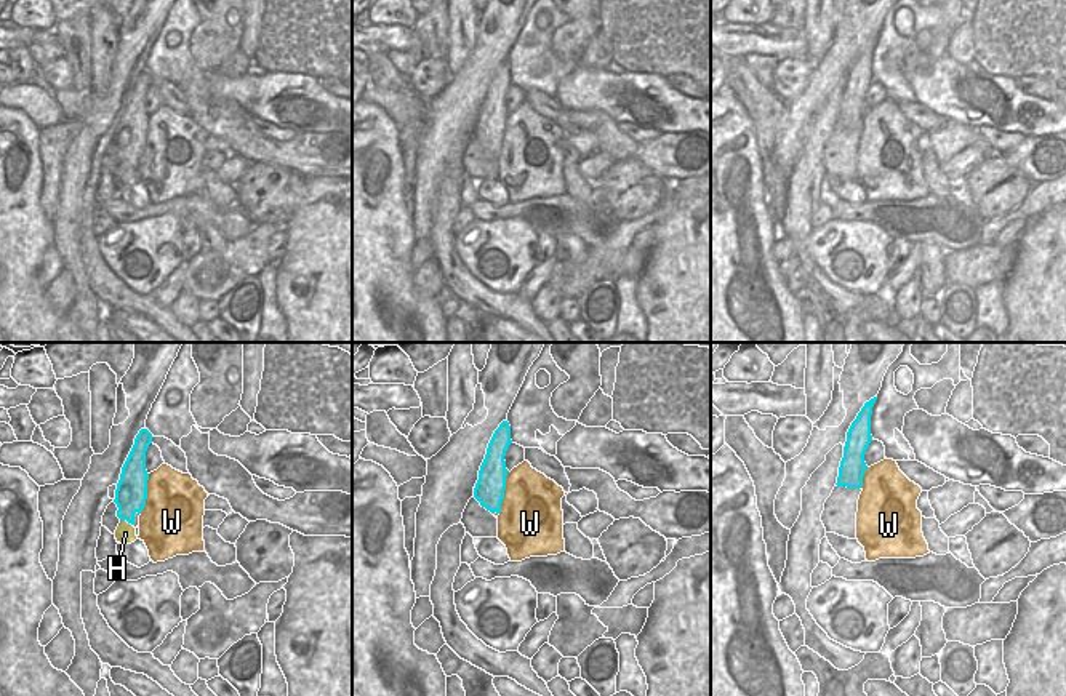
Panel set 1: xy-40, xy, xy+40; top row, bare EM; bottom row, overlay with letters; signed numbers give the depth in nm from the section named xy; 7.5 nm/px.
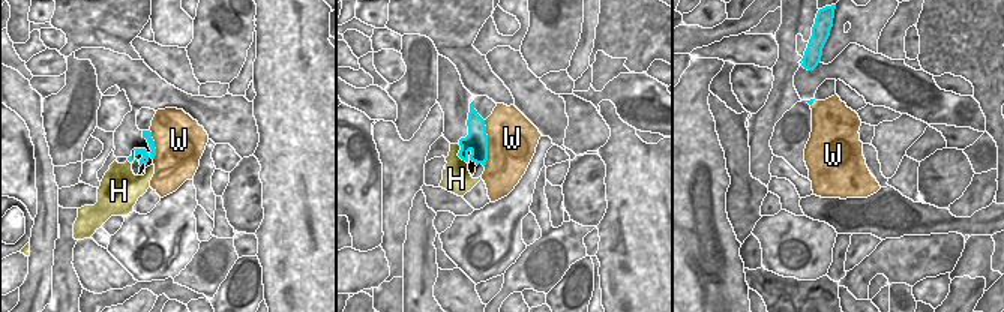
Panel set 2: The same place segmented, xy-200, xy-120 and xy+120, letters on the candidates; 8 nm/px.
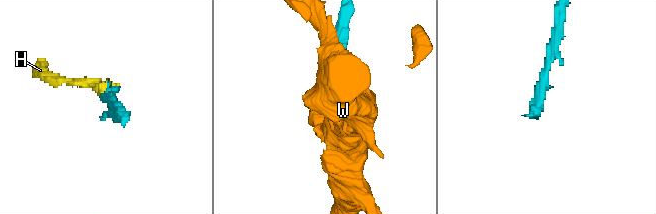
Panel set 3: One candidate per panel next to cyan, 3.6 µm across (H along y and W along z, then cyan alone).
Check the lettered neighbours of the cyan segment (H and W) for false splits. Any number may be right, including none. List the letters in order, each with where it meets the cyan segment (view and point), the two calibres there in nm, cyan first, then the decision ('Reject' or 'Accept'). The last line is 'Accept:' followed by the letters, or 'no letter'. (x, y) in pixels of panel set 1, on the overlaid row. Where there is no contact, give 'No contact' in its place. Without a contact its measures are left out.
H: Touches cyan at xy-40 (127, 520). Thickness 240 nm (cyan) against 160 nm. Accept
W: Touches cyan at xy (503, 492). Thickness 220 nm (cyan) against 460 nm. Reject
Accept: H

